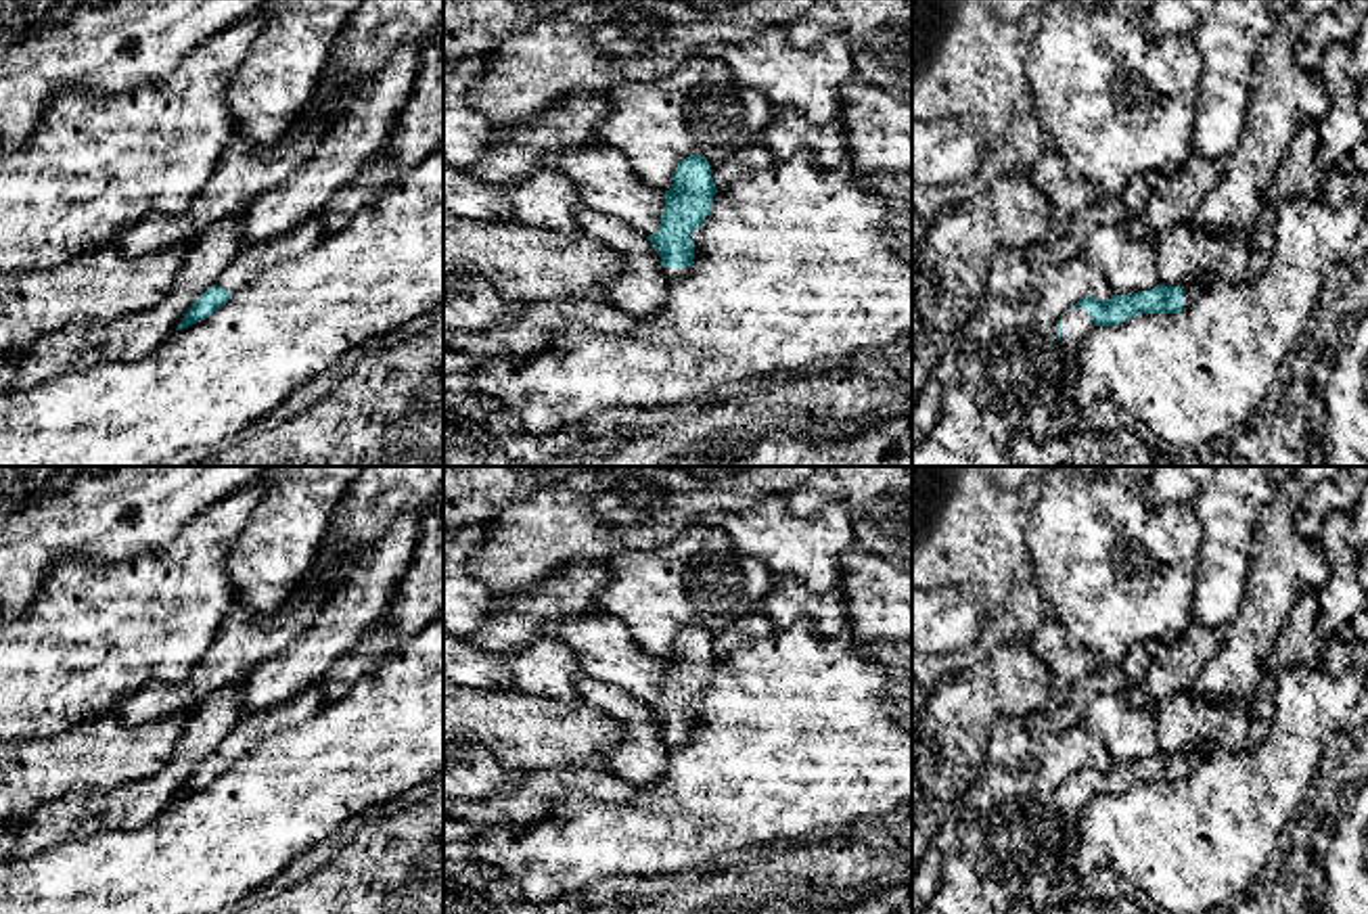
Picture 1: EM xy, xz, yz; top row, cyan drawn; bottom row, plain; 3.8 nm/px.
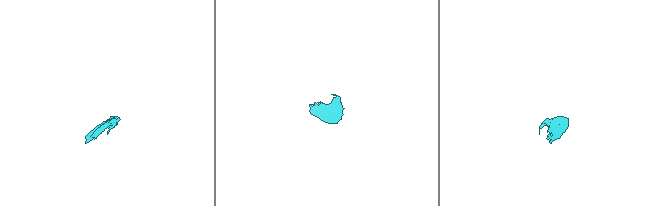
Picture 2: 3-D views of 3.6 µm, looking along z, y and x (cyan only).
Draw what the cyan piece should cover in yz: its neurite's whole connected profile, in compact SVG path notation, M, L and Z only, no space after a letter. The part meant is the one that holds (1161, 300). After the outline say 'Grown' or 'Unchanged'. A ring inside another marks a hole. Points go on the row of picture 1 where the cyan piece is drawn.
M1190 278L1182 287L1157 284L1150 291L1111 295L1107 301L1081 297L1056 324L1065 364L1075 364L1084 337L1094 326L1117 326L1140 314L1180 314L1205 291L1205 278Z. Grown

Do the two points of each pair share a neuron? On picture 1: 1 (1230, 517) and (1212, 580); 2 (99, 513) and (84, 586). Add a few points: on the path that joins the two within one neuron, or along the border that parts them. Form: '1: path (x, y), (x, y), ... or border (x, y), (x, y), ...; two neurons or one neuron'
1: path (1226, 532), (1222, 565); one neuron
2: border (137, 553), (105, 563), (59, 557), (42, 580); two neurons

